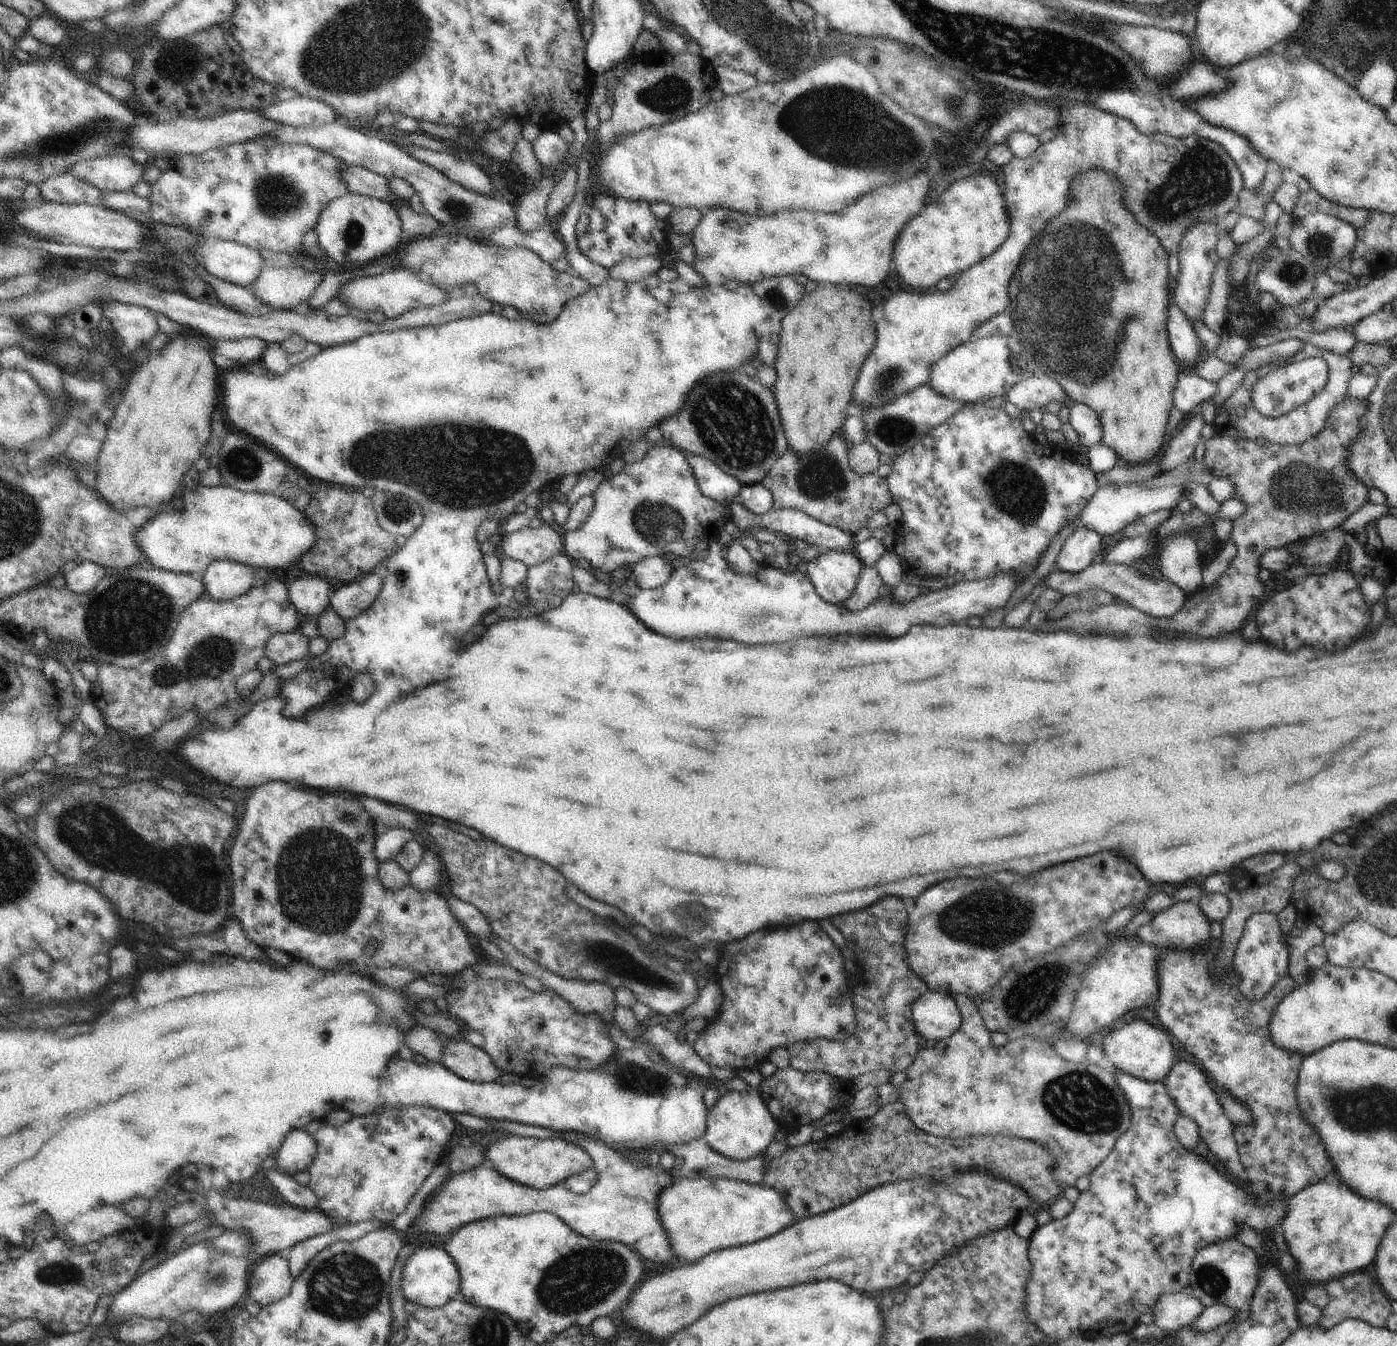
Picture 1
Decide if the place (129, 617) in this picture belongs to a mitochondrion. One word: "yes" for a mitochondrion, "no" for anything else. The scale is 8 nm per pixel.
yes

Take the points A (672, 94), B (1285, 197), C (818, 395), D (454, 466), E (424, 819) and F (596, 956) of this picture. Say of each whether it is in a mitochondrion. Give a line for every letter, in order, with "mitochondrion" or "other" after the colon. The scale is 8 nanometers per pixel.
A: mitochondrion
B: other
C: other
D: mitochondrion
E: other
F: mitochondrion

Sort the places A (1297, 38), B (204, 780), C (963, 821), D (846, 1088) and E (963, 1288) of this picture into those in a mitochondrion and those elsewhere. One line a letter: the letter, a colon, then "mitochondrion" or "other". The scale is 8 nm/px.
A: other
B: other
C: other
D: other
E: other

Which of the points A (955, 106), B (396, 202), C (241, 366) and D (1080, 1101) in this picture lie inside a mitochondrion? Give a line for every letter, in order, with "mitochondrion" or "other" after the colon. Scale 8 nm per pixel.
A: mitochondrion
B: other
C: other
D: mitochondrion

